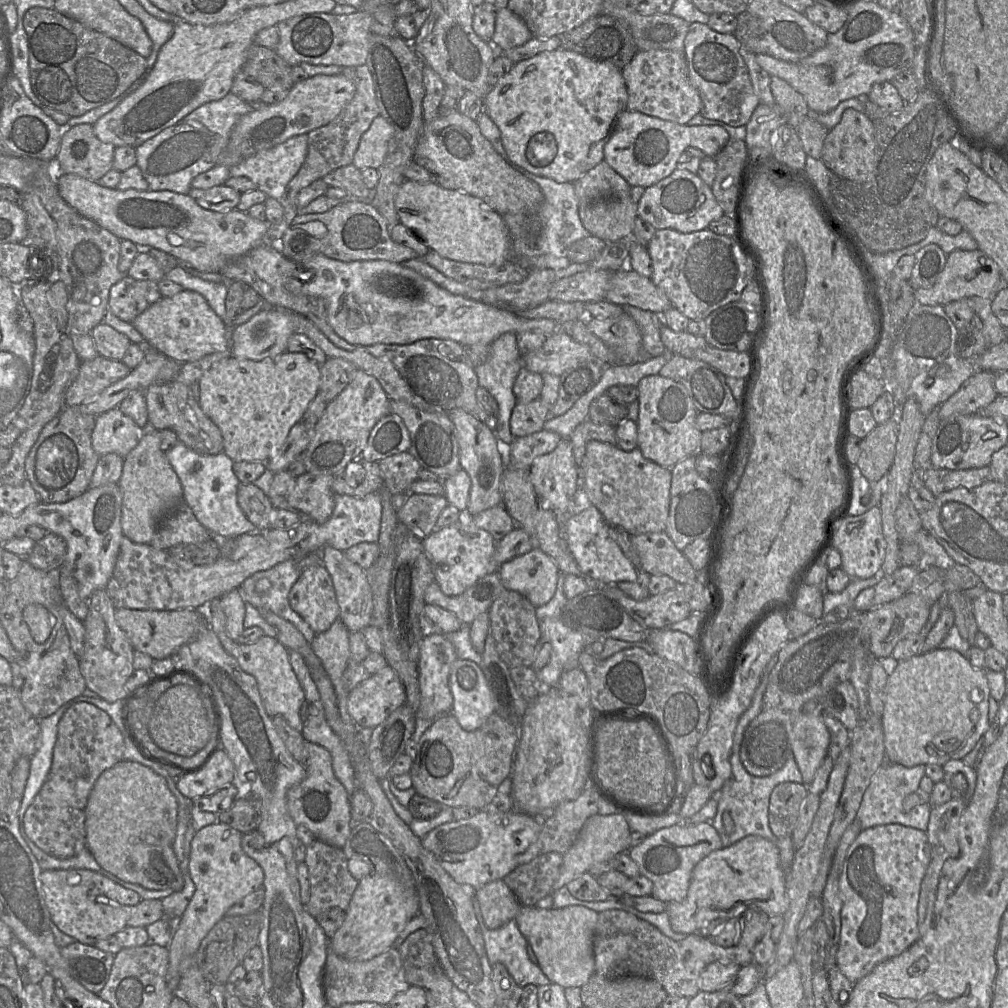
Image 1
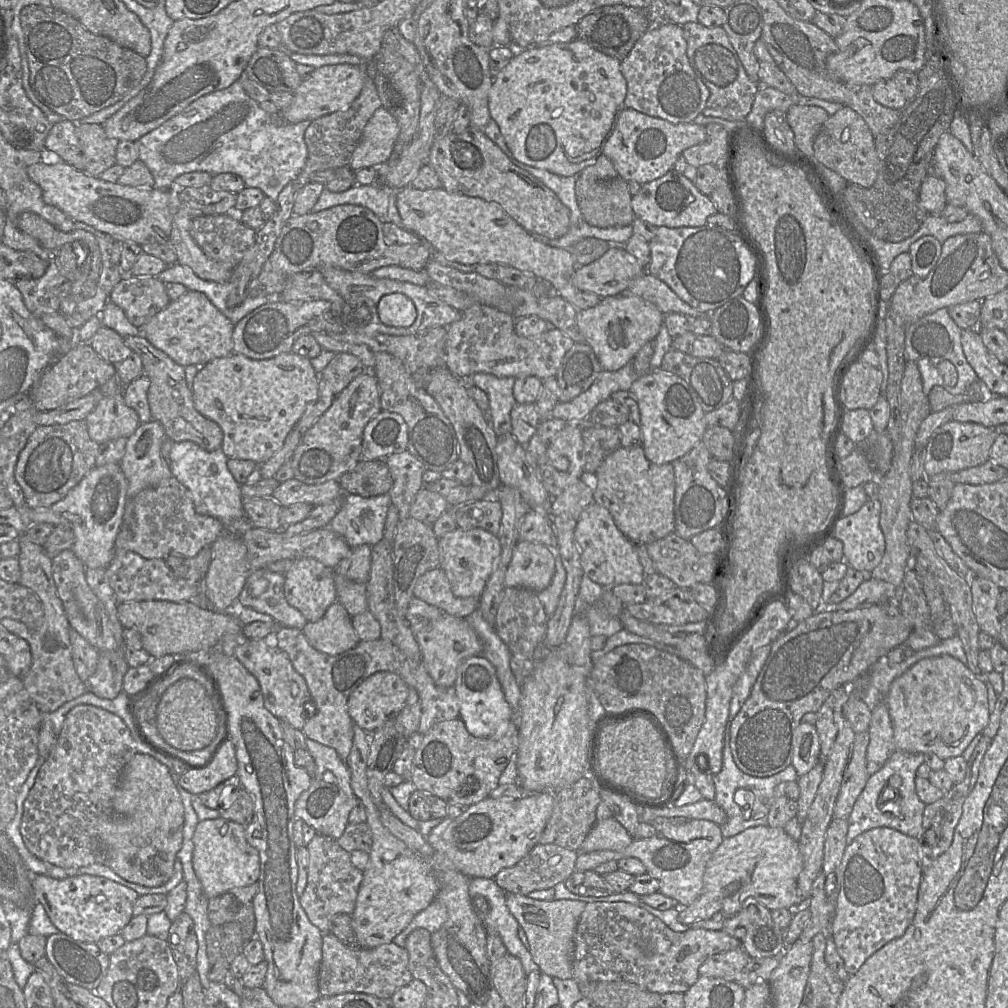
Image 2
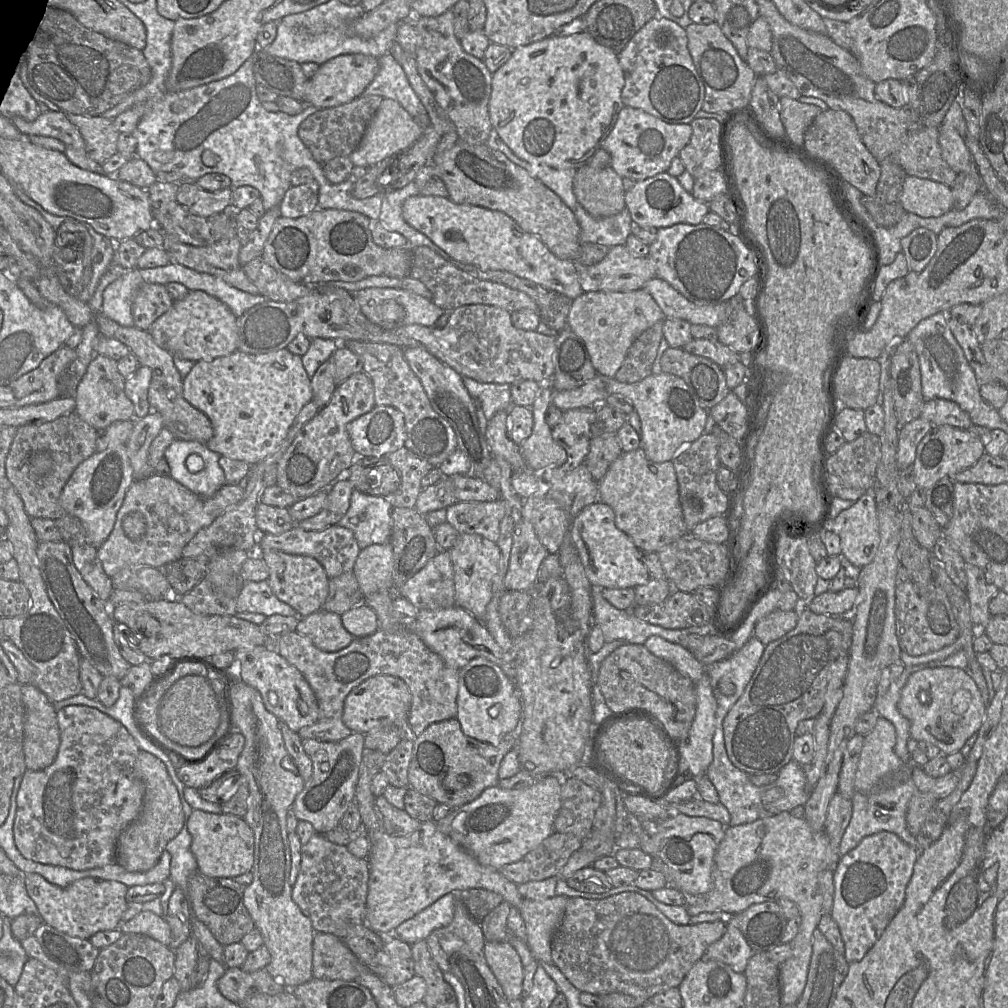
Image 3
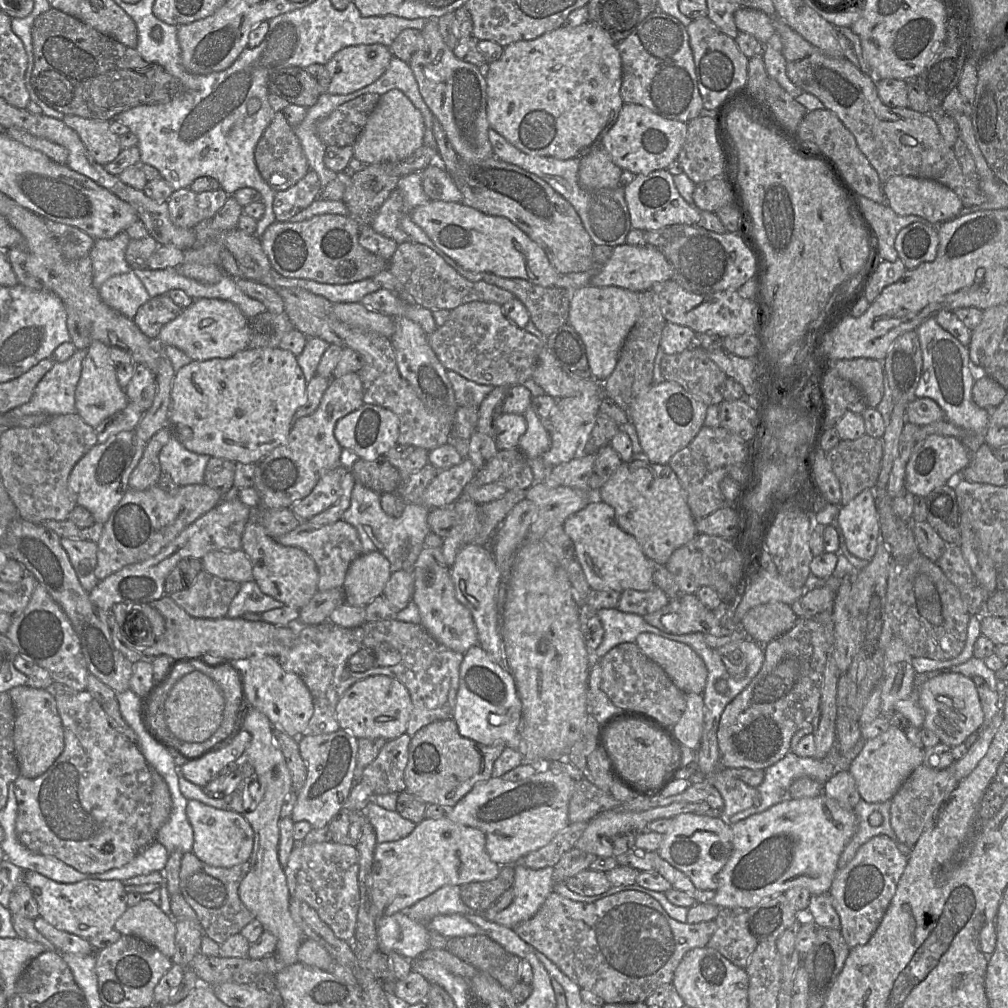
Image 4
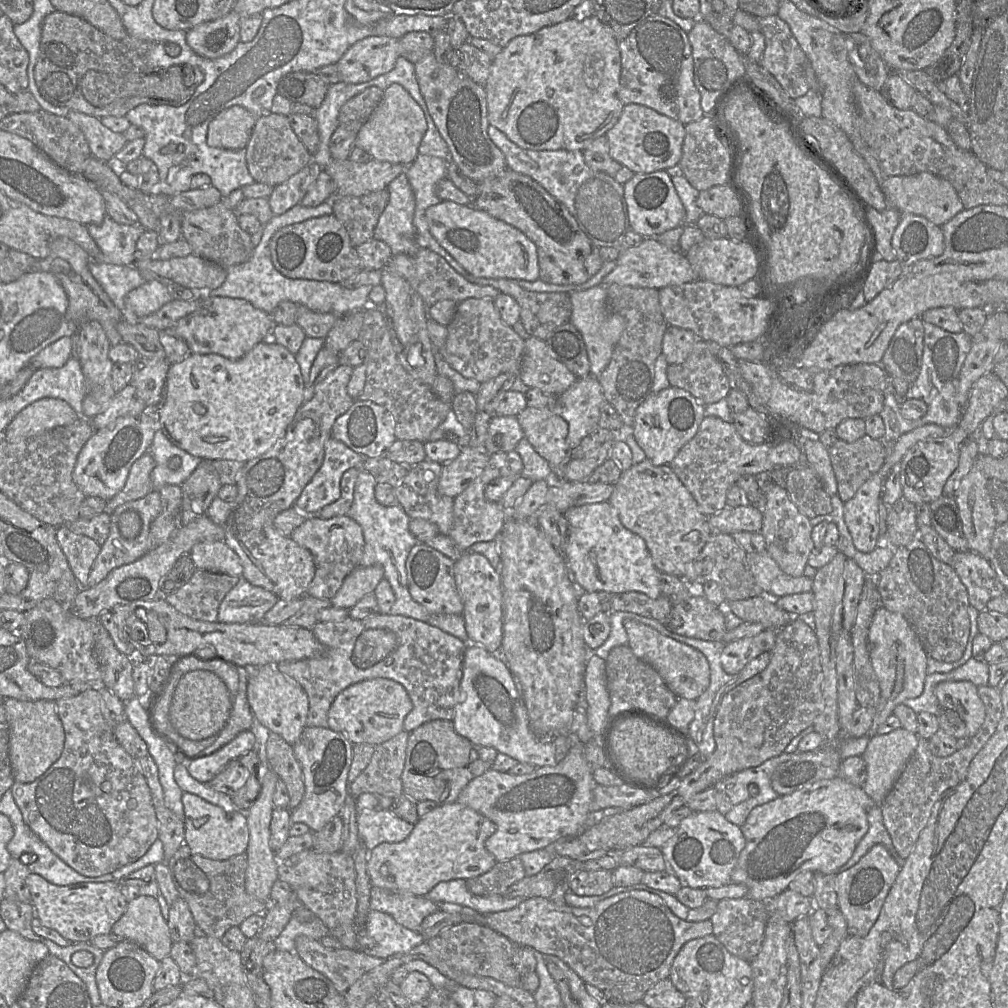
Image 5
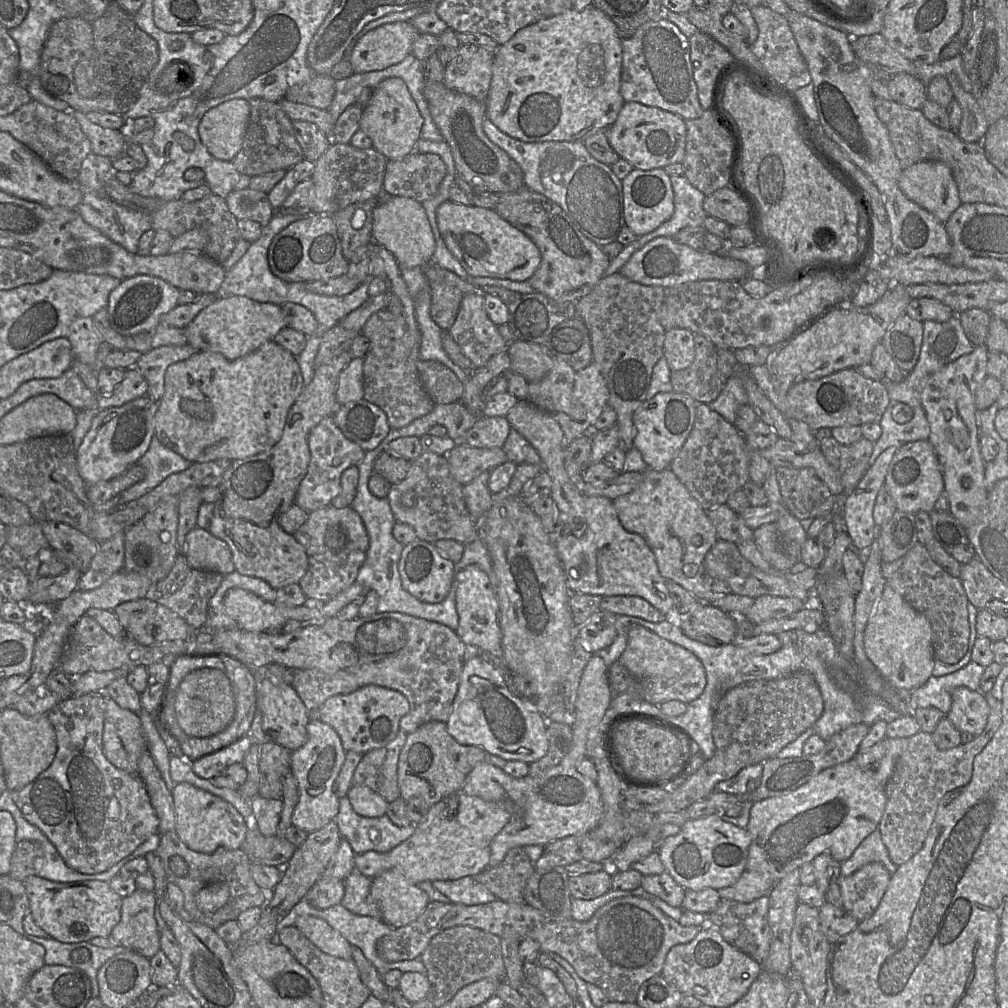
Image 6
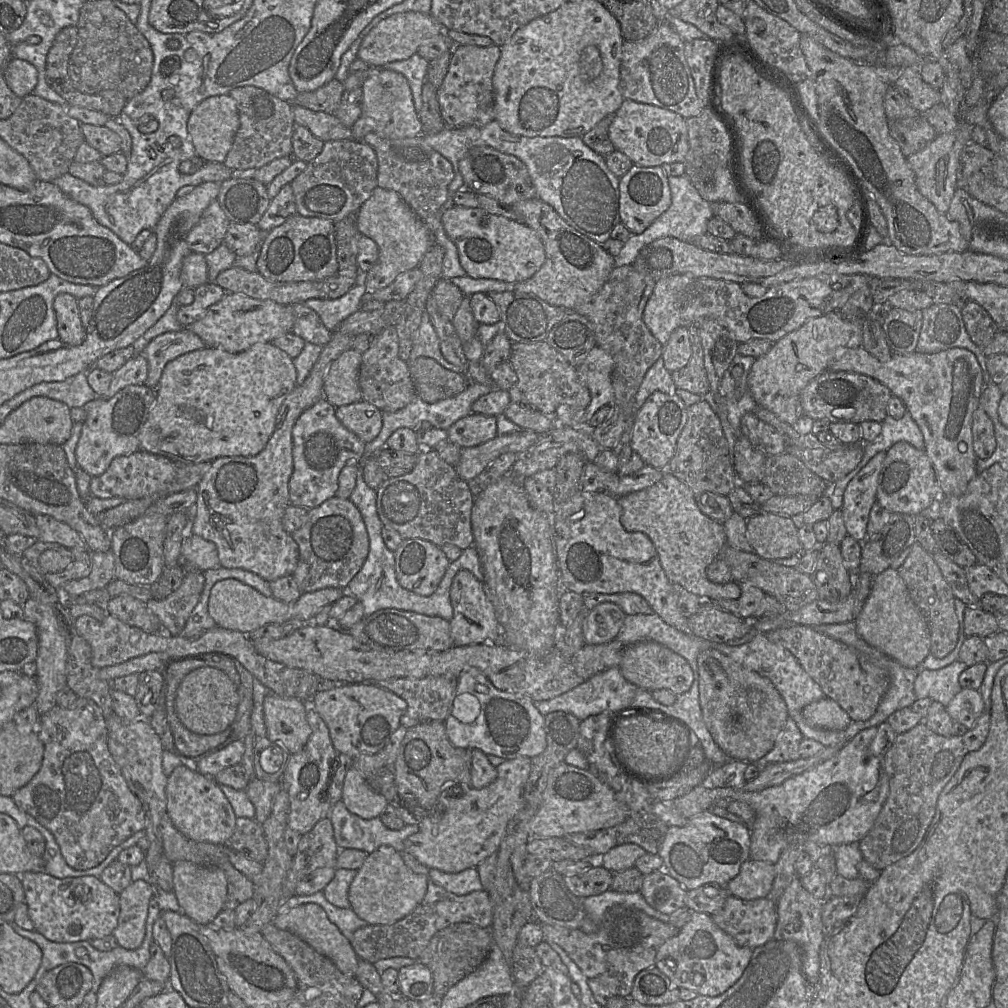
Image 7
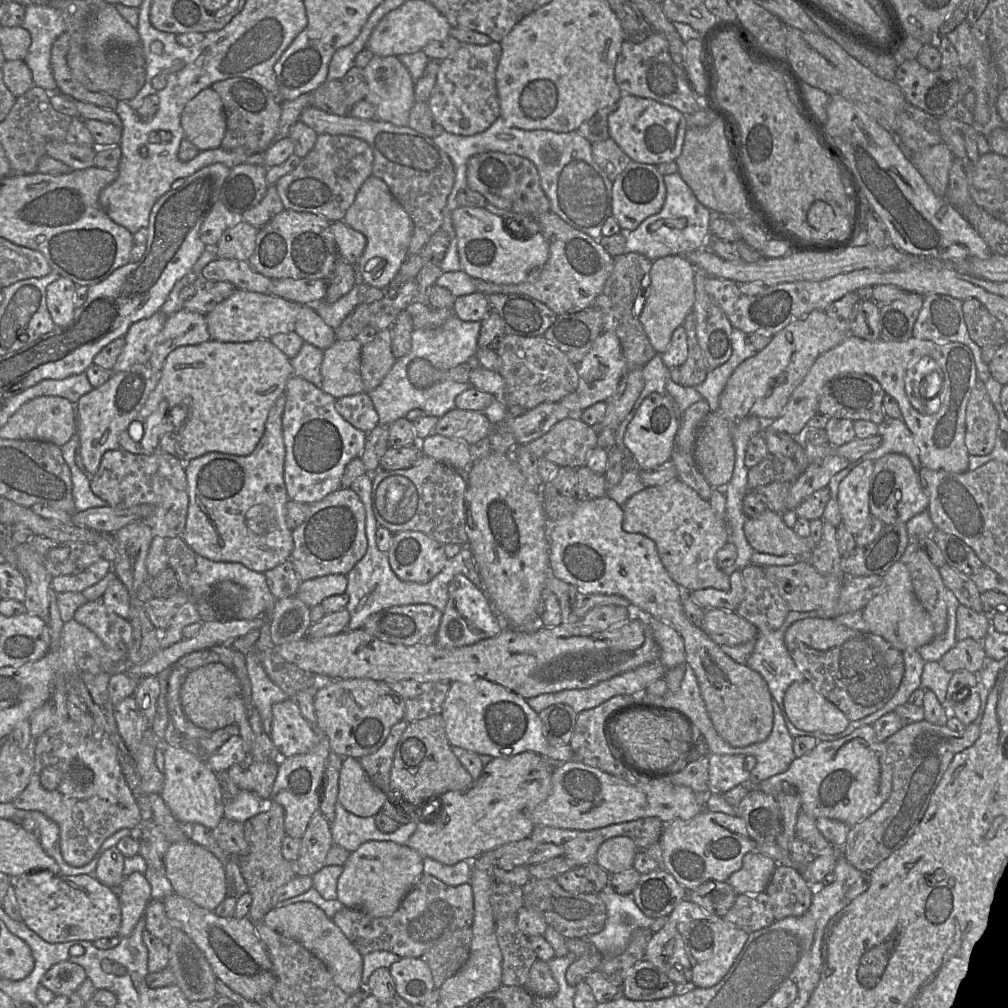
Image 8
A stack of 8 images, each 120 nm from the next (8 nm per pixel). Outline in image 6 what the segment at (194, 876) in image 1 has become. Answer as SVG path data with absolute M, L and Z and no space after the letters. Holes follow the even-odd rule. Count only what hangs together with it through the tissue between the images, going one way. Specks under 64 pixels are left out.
M187 782L177 783L171 791L176 816L175 833L193 851L213 853L219 848L228 850L240 849L248 830L248 819L227 801Z

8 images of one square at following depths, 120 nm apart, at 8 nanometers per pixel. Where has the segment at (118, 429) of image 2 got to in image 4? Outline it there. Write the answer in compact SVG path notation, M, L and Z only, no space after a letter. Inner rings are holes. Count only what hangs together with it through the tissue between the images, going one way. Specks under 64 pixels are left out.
M94 341L86 350L87 354L82 361L81 375L75 391L75 407L82 420L95 428L103 420L123 410L129 401L124 389L118 384L115 365L108 358L108 346L100 341Z

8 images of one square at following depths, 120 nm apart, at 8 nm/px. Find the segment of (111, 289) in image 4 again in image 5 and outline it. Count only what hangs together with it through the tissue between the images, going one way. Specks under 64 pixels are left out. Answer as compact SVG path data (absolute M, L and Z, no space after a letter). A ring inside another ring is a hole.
M91 261L89 269L114 305L124 315L127 294L144 283L145 275L133 265L123 266L97 261Z

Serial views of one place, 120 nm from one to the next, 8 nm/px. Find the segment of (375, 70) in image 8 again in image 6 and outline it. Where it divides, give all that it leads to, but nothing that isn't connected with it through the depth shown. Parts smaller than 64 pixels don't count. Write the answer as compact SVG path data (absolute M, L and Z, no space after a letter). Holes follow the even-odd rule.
M387 78L380 82L363 108L359 129L372 141L372 147L388 160L398 160L412 153L420 139L423 118L401 78Z

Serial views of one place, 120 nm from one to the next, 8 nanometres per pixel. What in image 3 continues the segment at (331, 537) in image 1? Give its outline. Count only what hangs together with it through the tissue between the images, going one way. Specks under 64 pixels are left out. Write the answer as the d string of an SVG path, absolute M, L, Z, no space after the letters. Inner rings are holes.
M353 490L350 506L337 525L350 529L362 549L391 541L393 504L390 498Z

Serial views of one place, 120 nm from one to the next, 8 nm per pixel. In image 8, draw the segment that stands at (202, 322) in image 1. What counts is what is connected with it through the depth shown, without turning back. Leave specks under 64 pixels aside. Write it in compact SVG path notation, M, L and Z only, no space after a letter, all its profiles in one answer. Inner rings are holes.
M236 290L205 315L211 339L221 342L269 340L272 336L294 331L302 305L272 294Z

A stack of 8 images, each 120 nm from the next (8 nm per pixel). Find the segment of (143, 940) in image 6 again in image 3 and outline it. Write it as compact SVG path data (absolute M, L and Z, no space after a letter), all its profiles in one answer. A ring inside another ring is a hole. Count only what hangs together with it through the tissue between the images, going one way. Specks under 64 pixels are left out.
M142 910L131 920L121 923L118 929L123 934L142 934L149 936L169 947L171 942L170 927L164 916Z

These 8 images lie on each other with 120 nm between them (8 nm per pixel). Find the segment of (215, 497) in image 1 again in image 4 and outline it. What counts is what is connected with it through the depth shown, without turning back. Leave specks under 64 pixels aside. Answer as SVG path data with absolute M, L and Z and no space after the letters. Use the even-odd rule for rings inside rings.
M174 436L159 453L161 471L169 474L179 487L204 484L205 468L210 458L187 450Z

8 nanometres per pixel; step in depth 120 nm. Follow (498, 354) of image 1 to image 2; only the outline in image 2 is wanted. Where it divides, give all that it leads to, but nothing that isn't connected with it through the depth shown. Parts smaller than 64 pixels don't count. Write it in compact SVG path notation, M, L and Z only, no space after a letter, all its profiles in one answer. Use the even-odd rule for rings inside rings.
M480 372L469 379L471 385L482 389L488 395L492 428L497 436L511 433L510 412L516 404L513 396L515 379Z

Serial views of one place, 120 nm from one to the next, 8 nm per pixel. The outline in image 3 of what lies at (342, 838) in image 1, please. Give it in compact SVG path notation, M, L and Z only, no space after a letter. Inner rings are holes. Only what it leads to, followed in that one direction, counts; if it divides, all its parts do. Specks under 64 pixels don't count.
M352 732L348 737L336 742L316 739L302 741L306 754L312 760L313 771L311 779L305 782L293 806L297 818L310 822L318 833L325 834L334 829L340 823L349 804L354 801L364 751L364 737L363 733ZM321 763L327 763L328 768L322 770Z

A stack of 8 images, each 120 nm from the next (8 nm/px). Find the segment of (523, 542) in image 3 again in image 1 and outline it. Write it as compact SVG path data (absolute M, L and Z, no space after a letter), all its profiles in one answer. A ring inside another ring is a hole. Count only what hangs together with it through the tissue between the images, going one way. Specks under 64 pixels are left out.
M533 548L499 568L499 576L505 589L522 594L536 608L553 598L559 572L556 563L539 548Z

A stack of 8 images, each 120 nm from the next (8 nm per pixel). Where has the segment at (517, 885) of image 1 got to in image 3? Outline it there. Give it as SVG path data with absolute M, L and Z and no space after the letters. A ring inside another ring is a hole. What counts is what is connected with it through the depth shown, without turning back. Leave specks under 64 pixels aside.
M554 832L522 859L498 870L515 884L557 876L581 844L582 839L574 834Z

